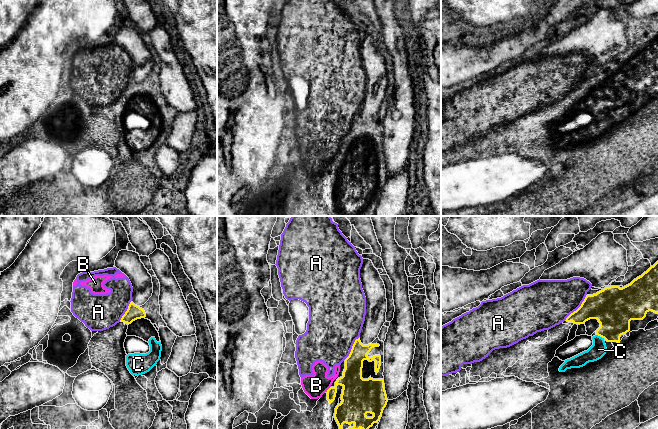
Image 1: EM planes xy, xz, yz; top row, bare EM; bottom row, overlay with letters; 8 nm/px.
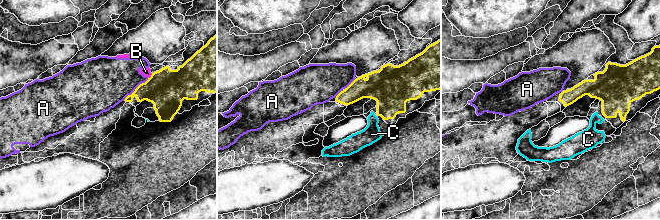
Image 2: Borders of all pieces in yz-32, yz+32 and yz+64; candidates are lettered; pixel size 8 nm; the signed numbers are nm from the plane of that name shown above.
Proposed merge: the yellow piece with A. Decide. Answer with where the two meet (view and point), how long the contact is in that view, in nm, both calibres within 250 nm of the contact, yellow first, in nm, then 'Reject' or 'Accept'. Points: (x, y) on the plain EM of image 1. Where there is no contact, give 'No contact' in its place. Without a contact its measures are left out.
Touches yellow at yz (578, 84). Shared border 280 nm. Thickness 300 nm (yellow) against 380 nm. Reject

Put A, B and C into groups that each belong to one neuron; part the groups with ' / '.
A B / C

